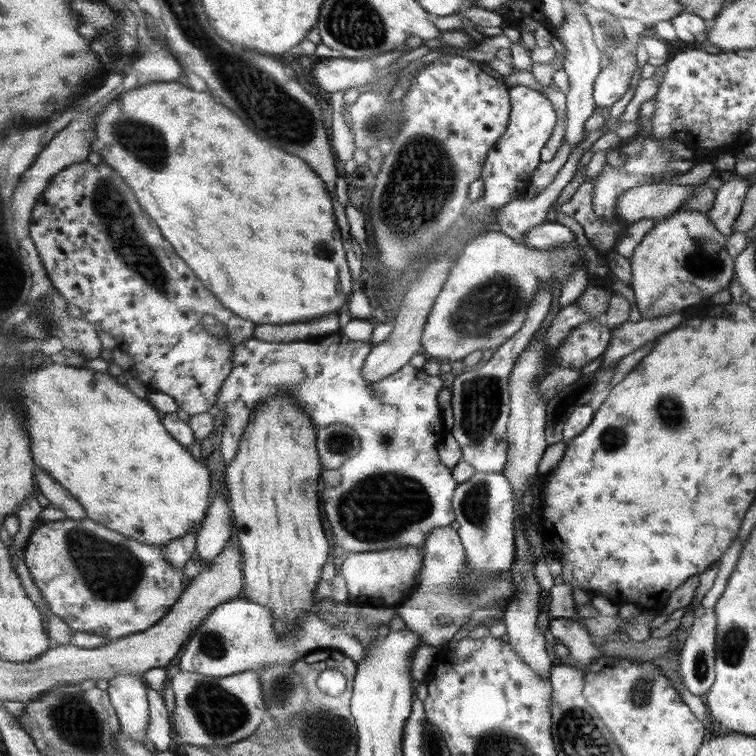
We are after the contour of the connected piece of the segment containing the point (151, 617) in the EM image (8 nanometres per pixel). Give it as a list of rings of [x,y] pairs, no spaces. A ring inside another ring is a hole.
[[[90,518],[76,521],[46,521],[35,528],[25,546],[25,563],[49,609],[73,631],[92,633],[110,641],[144,632],[158,624],[182,594],[184,570],[175,568],[165,559],[164,549],[138,544],[118,532],[92,522]]]

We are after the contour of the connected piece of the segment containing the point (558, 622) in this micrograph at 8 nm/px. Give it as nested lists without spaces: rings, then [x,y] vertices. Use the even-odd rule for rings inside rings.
[[[555,618],[550,623],[550,632],[558,642],[568,646],[572,658],[586,668],[594,659],[602,653],[600,644],[590,636],[587,628],[571,618]]]

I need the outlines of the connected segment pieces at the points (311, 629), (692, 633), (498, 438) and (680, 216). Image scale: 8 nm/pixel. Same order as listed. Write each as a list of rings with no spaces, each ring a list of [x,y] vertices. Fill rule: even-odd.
[[[238,597],[212,609],[186,643],[184,654],[178,662],[186,672],[199,672],[204,676],[222,678],[245,670],[258,671],[269,664],[285,664],[316,649],[333,648],[345,654],[352,662],[365,658],[367,650],[345,626],[333,627],[316,613],[306,613],[295,629],[280,639],[273,627],[273,614],[264,605]]]
[[[713,609],[696,617],[681,650],[682,676],[686,688],[704,699],[715,680],[715,648],[717,616]]]
[[[541,284],[539,291],[536,293],[534,300],[527,310],[526,320],[522,328],[512,338],[503,342],[496,350],[487,354],[486,364],[480,366],[480,368],[476,365],[473,368],[465,369],[463,372],[459,372],[454,379],[453,387],[451,388],[454,424],[449,432],[452,433],[458,446],[460,446],[462,452],[461,460],[468,462],[474,468],[475,472],[498,472],[498,474],[503,474],[504,468],[506,468],[506,462],[508,462],[507,420],[511,411],[509,376],[520,353],[530,344],[540,325],[544,322],[544,318],[548,316],[550,308],[553,307],[552,298],[554,296],[552,296],[551,286]]]
[[[697,210],[675,211],[670,216],[655,220],[654,227],[634,249],[631,260],[631,288],[636,298],[636,306],[641,318],[660,318],[669,314],[681,312],[687,306],[695,306],[702,299],[726,290],[734,276],[734,263],[726,249],[729,238],[716,230],[710,222],[707,212]]]

